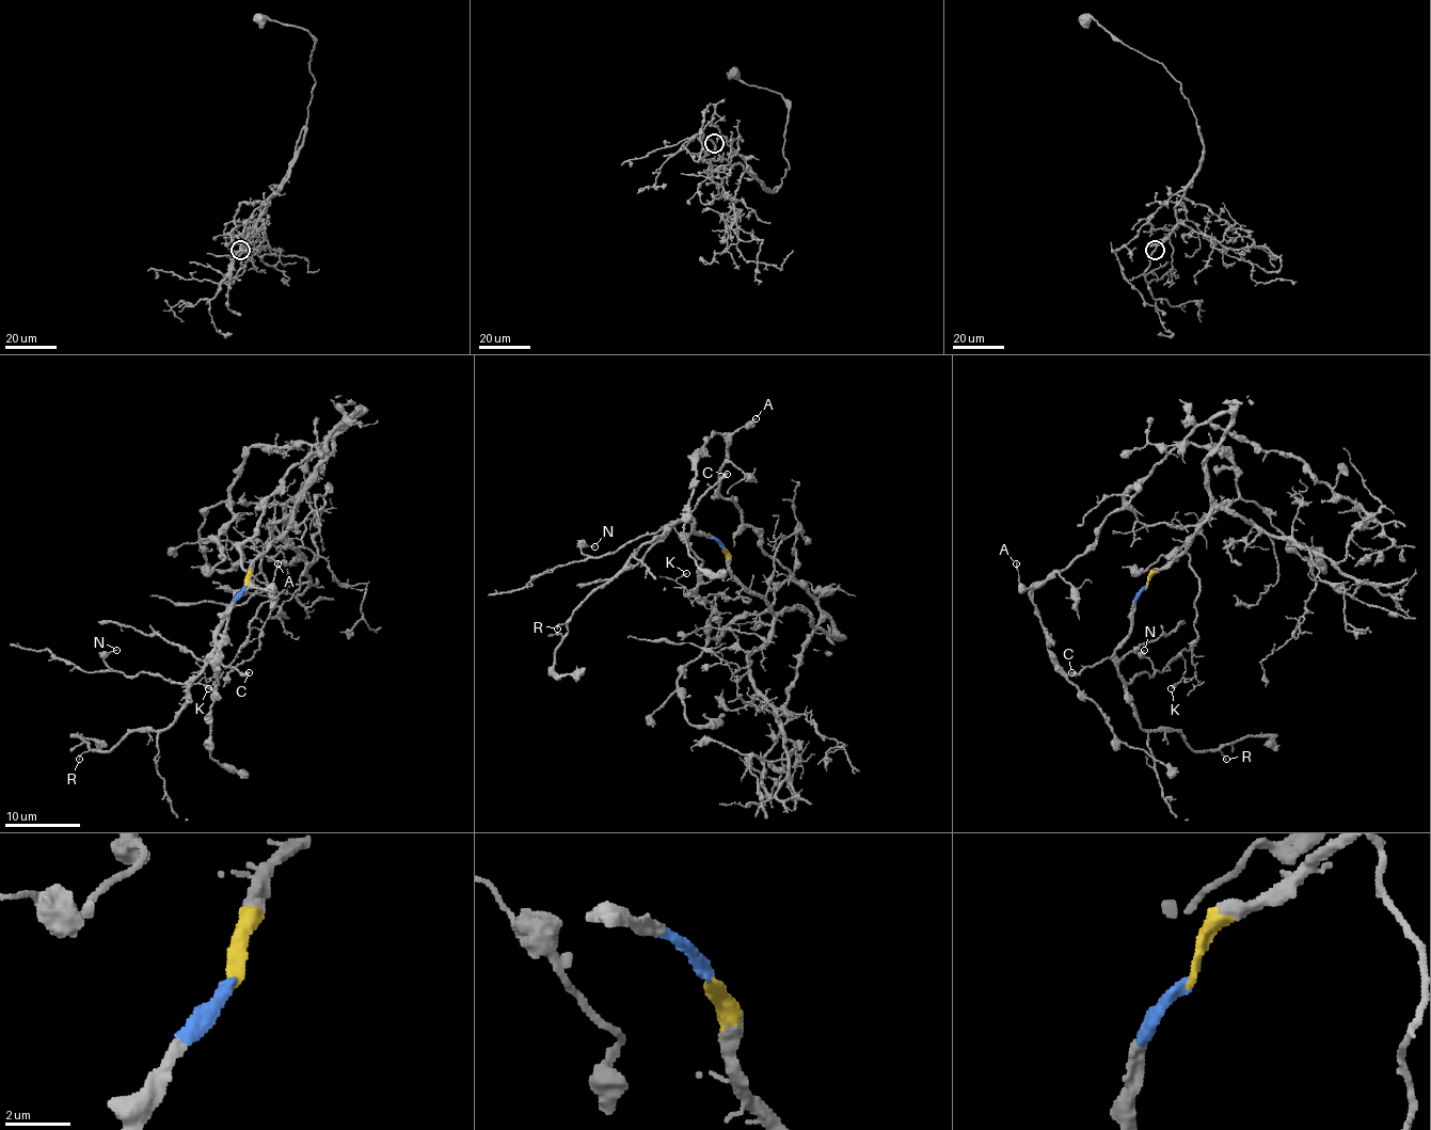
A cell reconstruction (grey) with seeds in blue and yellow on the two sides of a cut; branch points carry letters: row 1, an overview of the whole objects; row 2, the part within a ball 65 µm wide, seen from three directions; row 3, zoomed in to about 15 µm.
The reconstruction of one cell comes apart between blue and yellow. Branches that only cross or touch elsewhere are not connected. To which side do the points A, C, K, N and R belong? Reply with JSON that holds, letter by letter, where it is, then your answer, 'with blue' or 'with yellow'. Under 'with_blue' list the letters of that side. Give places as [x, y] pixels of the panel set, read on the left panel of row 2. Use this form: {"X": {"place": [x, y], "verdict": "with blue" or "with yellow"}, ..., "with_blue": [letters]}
{"A": {"place": [277, 563], "verdict": "with yellow"}, "C": {"place": [249, 672], "verdict": "with blue"}, "K": {"place": [208, 688], "verdict": "with yellow"}, "N": {"place": [116, 650], "verdict": "with blue"}, "R": {"place": [79, 759], "verdict": "with blue"}, "with_blue": ["C", "N", "R"]}

